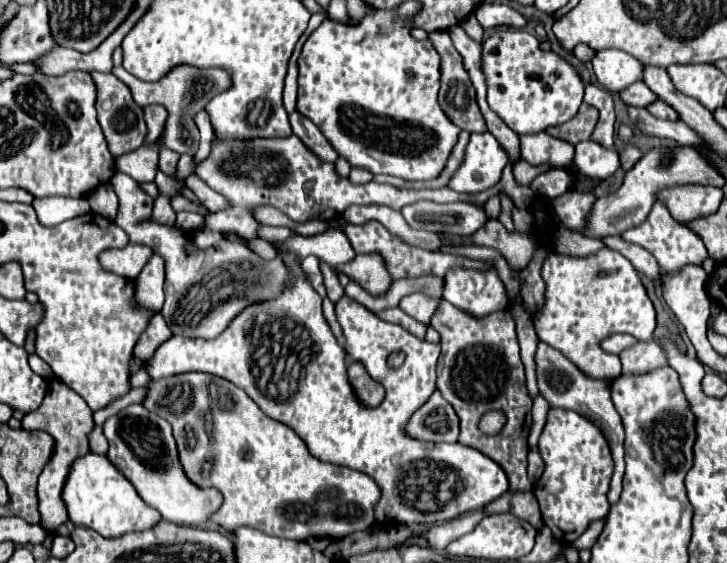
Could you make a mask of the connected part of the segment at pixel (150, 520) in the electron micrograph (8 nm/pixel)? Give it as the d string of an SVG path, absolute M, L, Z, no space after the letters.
M86 454L72 464L62 498L68 508L68 516L76 526L86 526L102 536L120 536L126 532L142 532L156 526L162 520L160 512L136 494L134 486L108 462L106 456Z

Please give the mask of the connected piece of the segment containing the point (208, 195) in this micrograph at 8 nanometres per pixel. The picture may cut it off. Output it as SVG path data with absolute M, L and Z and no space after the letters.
M190 174L186 178L186 186L200 198L200 202L210 210L210 212L218 212L218 210L224 210L228 206L226 198L220 196L218 192L214 192L204 180L200 180L196 174Z

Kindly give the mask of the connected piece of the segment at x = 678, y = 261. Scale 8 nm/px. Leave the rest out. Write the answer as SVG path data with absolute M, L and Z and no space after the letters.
M662 202L654 204L654 208L652 208L652 212L650 212L650 216L648 216L646 222L642 222L640 226L624 230L622 238L626 242L638 244L638 246L646 248L648 252L652 252L656 256L656 260L660 262L660 266L666 272L670 272L670 274L674 274L676 270L684 270L684 266L690 266L690 264L692 266L702 266L710 258L710 254L708 254L702 238L694 230L690 230L684 224L676 222Z

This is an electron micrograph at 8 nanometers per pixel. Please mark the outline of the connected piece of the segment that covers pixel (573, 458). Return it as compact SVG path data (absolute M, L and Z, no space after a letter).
M552 408L548 412L548 422L544 426L544 434L540 436L538 448L544 464L548 466L536 482L536 486L542 486L542 519L556 540L561 543L562 538L562 542L570 544L580 538L594 520L606 518L610 510L606 498L614 472L610 448L602 432L590 420L572 410L560 408Z

